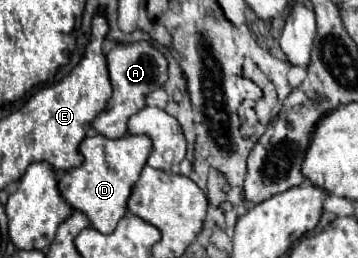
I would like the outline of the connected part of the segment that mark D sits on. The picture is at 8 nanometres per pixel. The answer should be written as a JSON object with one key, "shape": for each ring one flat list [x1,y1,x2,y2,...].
{"shape":[[91,134,81,142,79,148,79,152,85,156,85,162,79,168,57,172,59,192,75,210,81,210,89,216,93,228,109,234,125,216,127,200,143,166,147,164,151,150,153,140,149,140,145,134,127,134,117,140,101,134]]}

